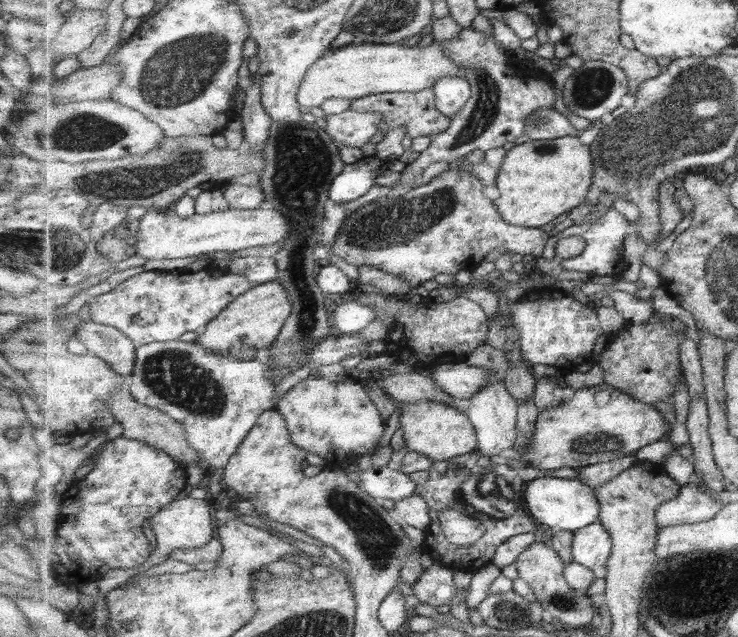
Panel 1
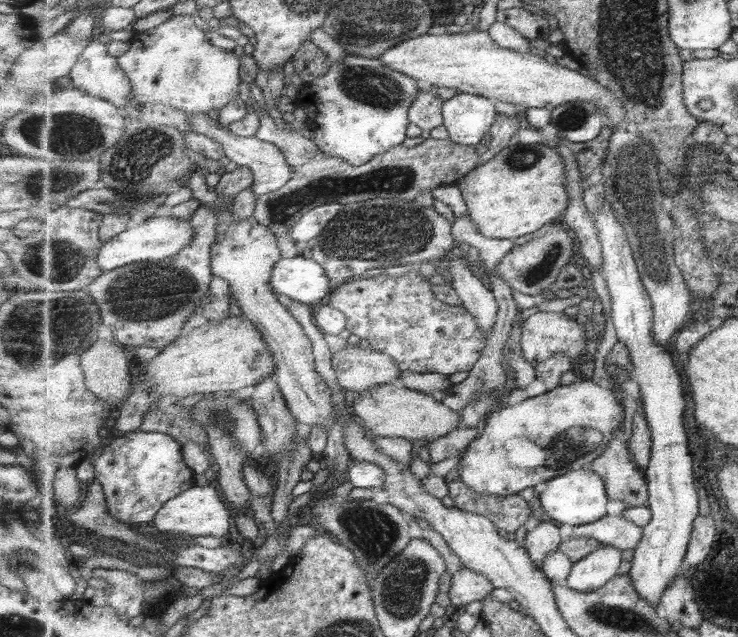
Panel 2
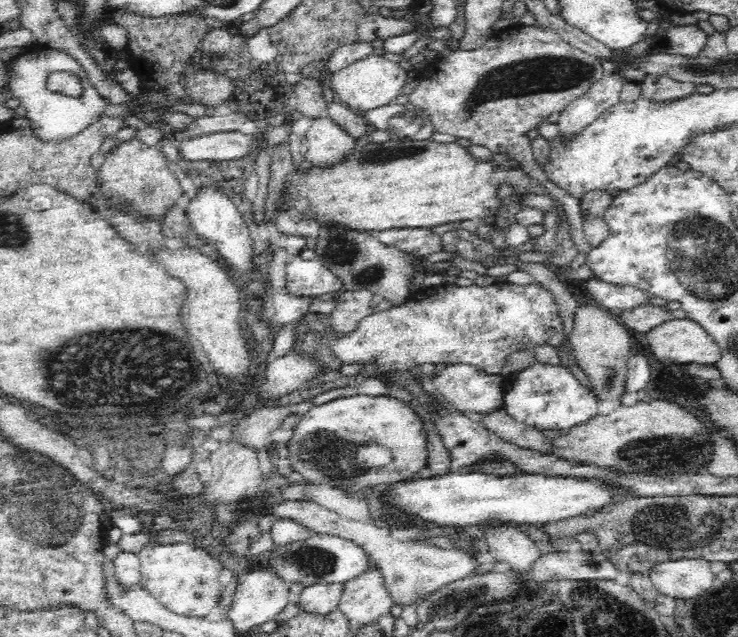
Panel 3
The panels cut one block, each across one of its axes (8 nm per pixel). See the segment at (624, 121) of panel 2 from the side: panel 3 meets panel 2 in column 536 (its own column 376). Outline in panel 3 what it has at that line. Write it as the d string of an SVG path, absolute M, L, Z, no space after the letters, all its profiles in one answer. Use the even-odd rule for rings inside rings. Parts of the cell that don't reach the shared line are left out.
M369 54L362 60L353 62L346 68L333 72L331 78L331 89L336 100L348 105L357 112L364 112L384 106L394 101L401 94L402 88L406 87L409 67L405 64L386 60L383 55Z

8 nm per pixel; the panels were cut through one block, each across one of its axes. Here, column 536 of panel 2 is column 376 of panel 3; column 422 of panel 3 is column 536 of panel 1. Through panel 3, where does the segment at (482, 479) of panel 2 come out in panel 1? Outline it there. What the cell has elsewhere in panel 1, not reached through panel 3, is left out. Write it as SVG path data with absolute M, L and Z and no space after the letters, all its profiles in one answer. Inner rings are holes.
M603 383L577 390L572 398L563 404L542 410L536 422L536 432L519 434L516 446L511 449L519 451L522 460L534 468L543 470L578 469L598 462L609 462L625 456L633 456L644 446L663 440L671 429L670 422L653 405L641 402L630 394Z

